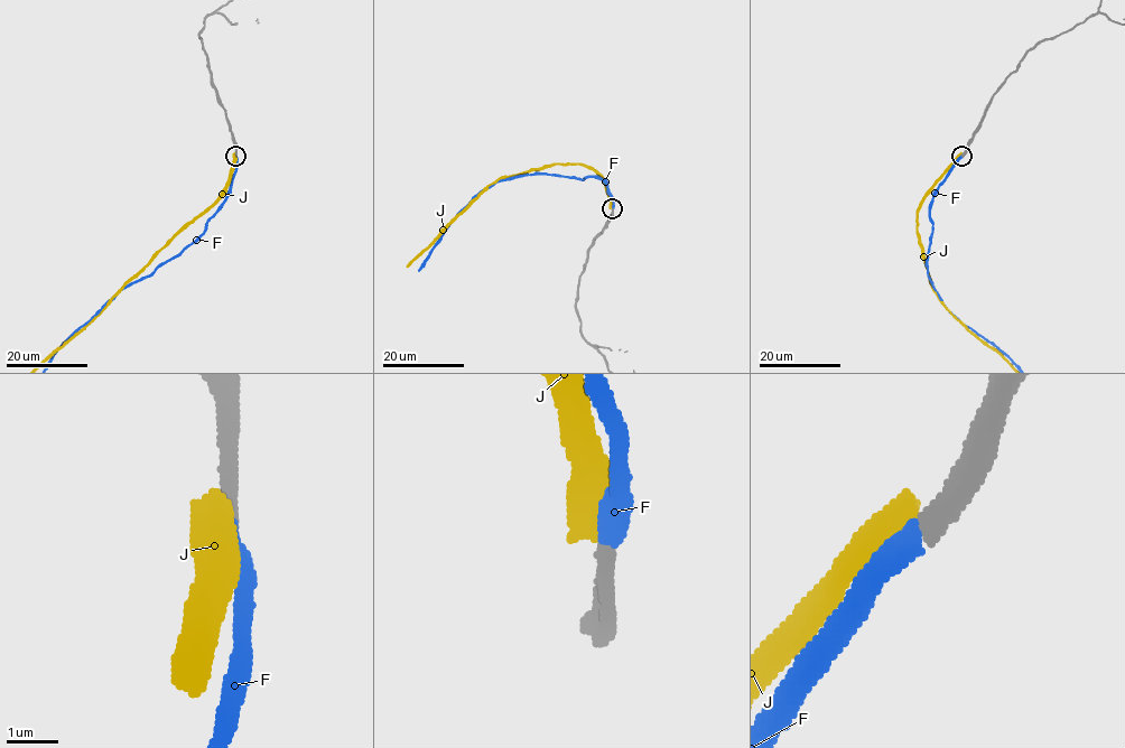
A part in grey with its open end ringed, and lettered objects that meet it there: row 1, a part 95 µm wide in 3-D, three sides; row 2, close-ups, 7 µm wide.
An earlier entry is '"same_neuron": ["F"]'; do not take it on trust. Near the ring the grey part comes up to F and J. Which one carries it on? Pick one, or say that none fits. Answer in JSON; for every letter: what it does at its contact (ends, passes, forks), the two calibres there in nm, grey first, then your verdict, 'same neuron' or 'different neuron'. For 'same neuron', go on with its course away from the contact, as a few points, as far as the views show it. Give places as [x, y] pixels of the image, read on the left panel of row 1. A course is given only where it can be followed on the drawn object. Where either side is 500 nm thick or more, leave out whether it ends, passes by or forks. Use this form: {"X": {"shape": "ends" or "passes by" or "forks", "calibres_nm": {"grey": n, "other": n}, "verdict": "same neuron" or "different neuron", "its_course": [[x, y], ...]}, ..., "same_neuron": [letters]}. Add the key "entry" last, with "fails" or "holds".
{"F": {"shape": "ends", "calibres_nm": {"grey": 400, "other": 400}, "verdict": "same neuron"}, "J": {"calibres_nm": {"grey": 400, "other": 550}, "verdict": "different neuron"}, "same_neuron": ["F"], "entry": "holds"}

